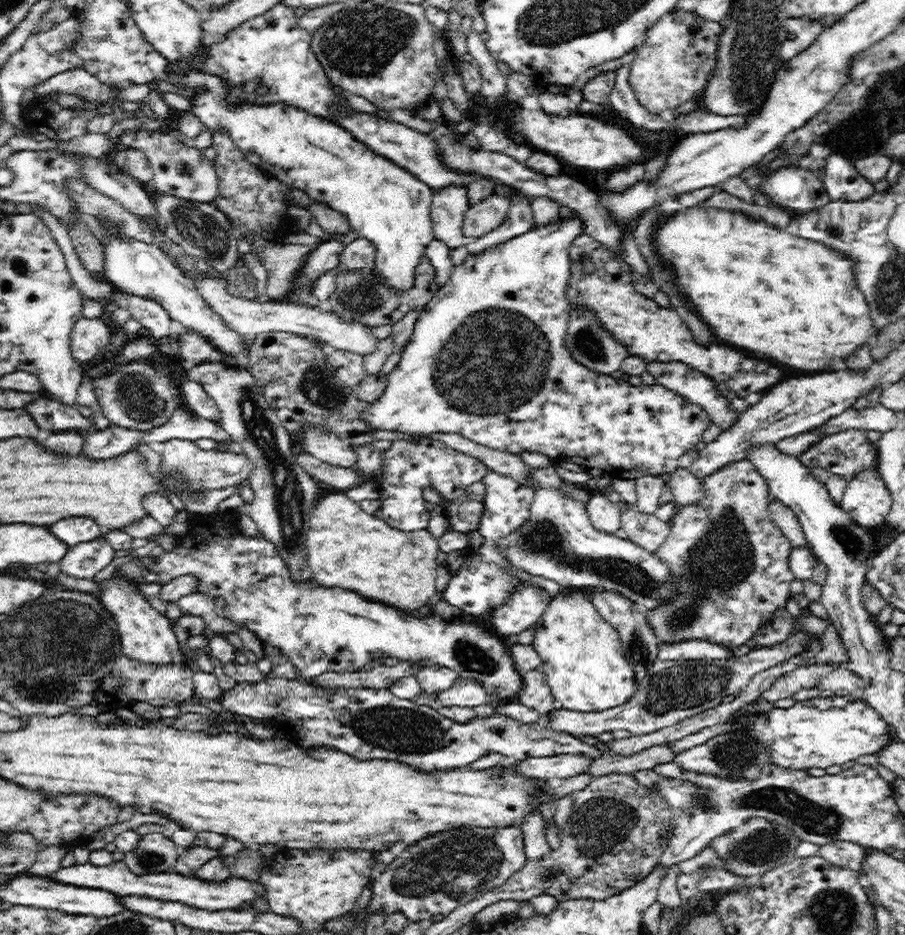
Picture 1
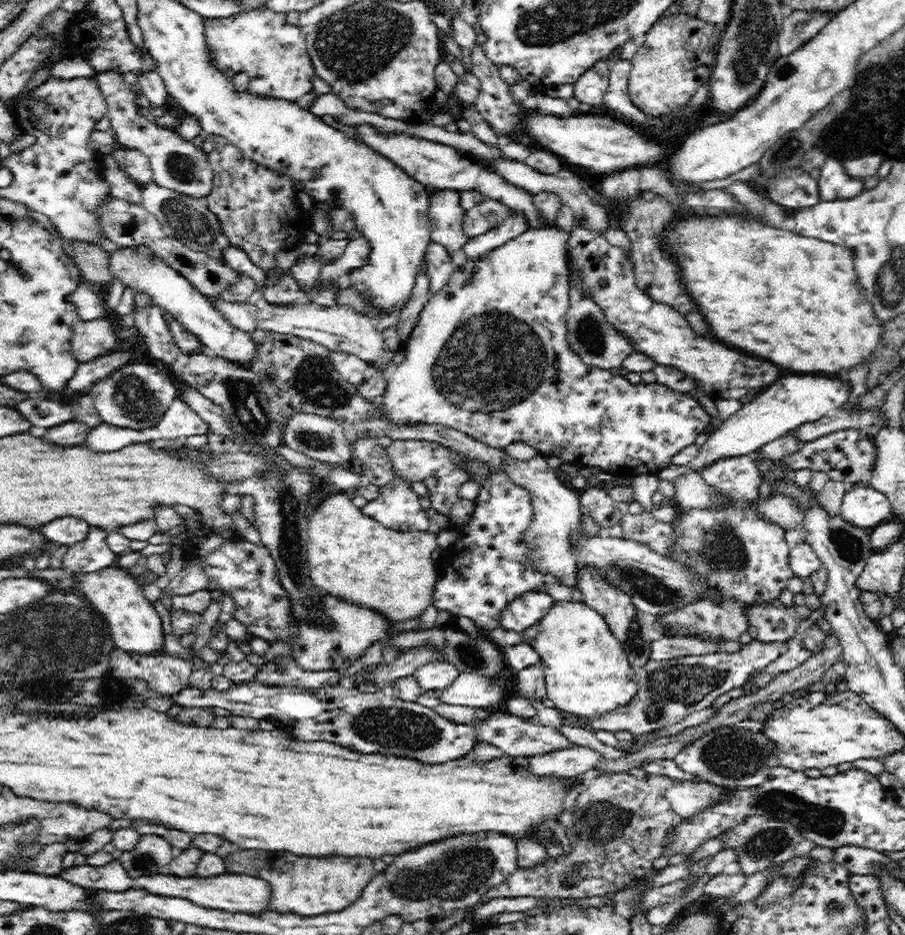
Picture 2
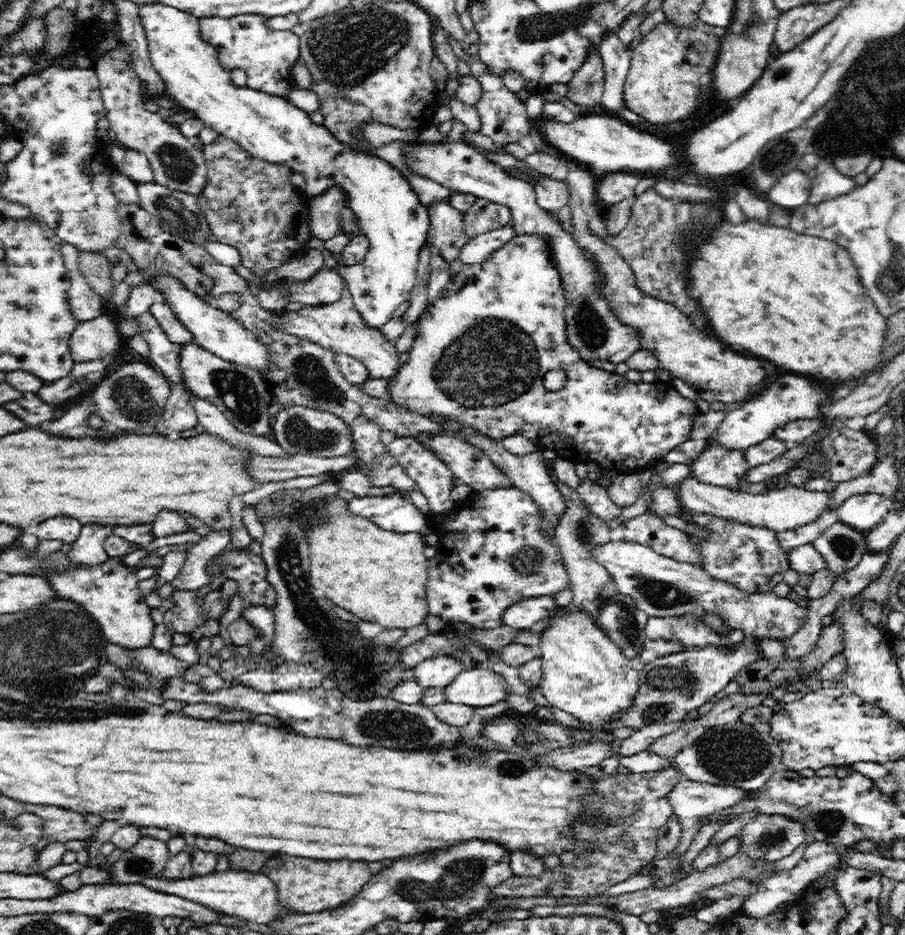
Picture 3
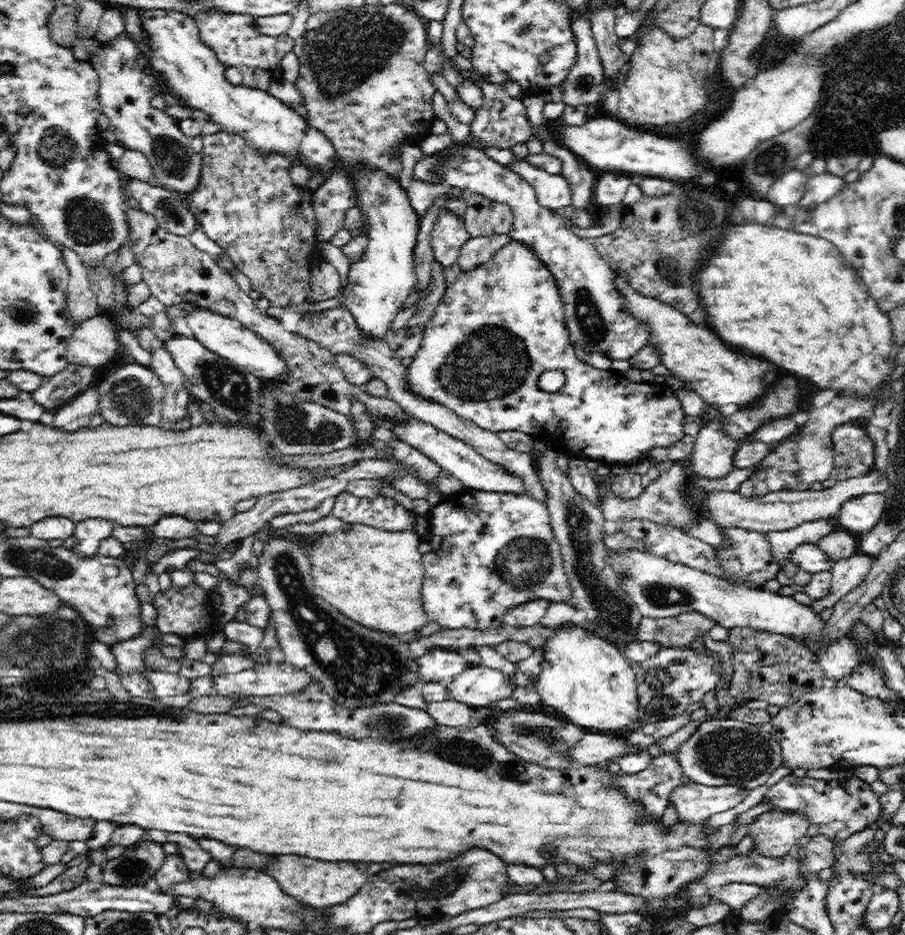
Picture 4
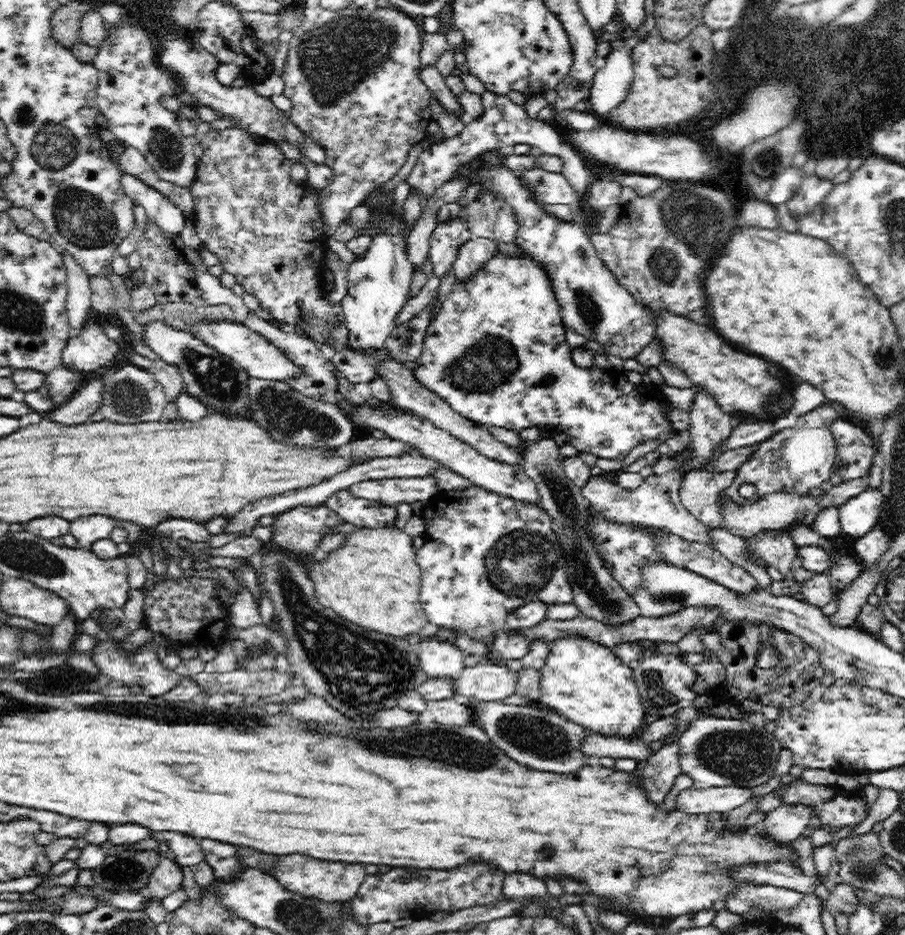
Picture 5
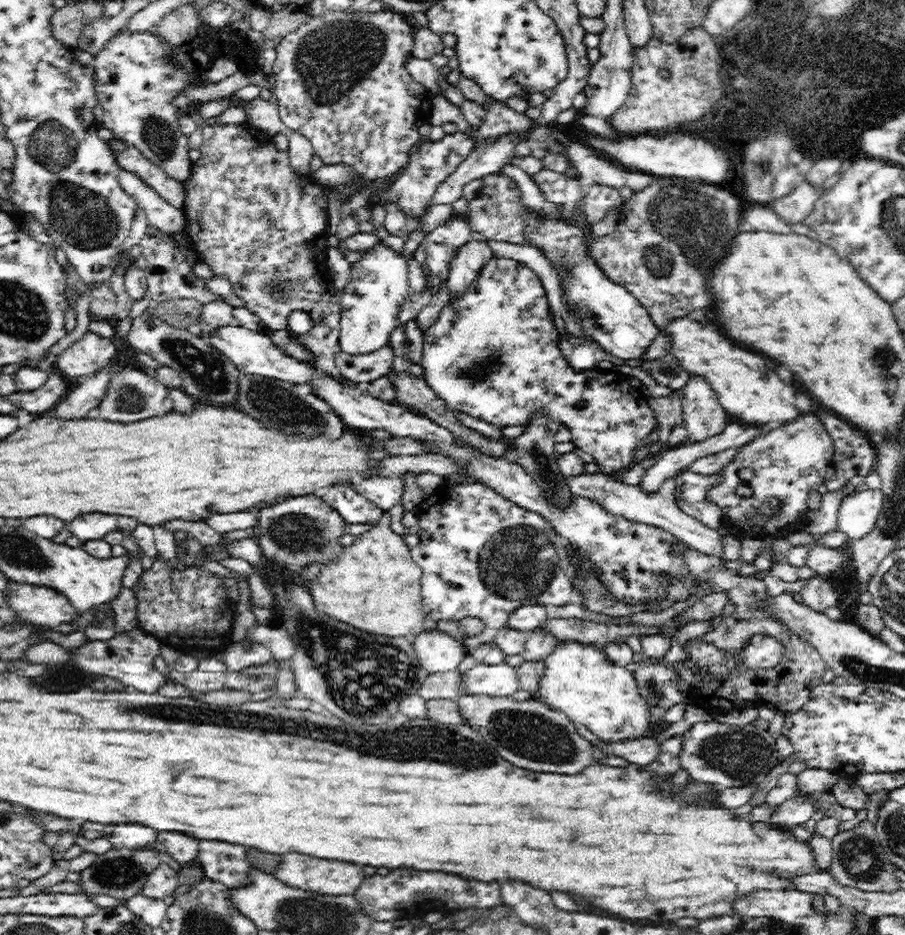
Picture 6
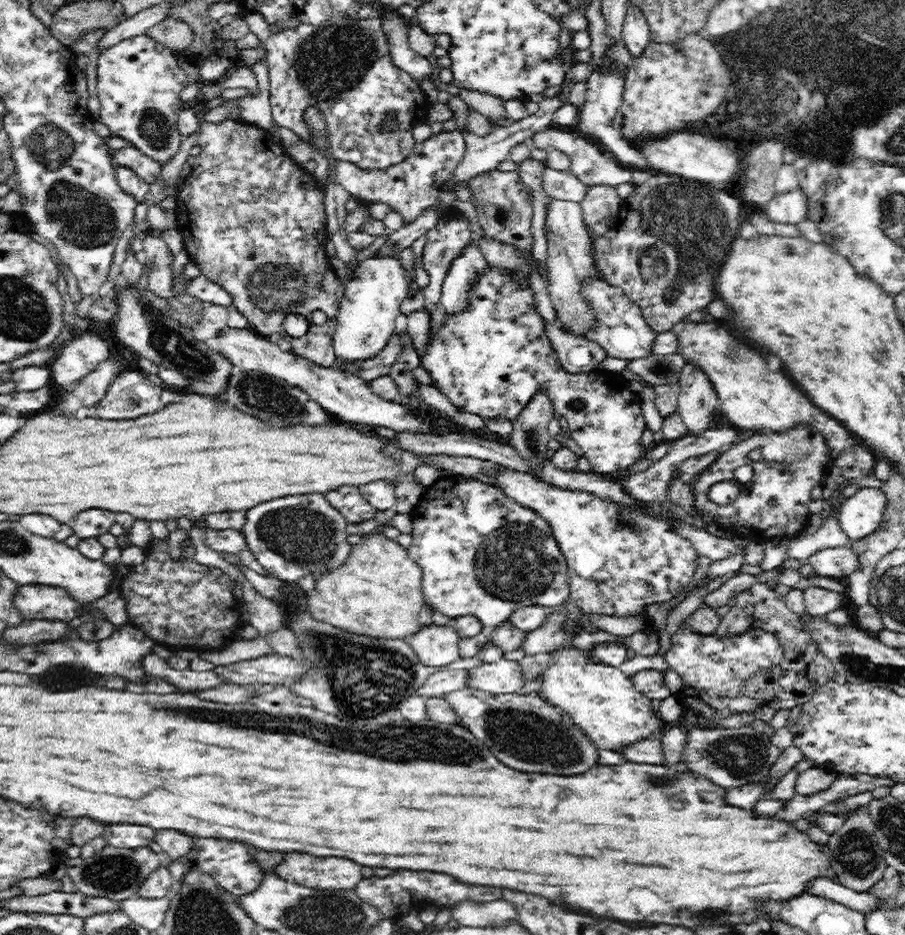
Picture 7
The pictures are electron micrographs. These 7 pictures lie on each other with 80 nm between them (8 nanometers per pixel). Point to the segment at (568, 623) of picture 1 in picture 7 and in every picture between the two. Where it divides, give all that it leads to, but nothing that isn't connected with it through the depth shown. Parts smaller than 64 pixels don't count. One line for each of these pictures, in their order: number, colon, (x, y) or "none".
2: (587, 673)
3: (585, 674)
4: (586, 679)
5: (585, 681)
6: (579, 680)
7: (602, 700)

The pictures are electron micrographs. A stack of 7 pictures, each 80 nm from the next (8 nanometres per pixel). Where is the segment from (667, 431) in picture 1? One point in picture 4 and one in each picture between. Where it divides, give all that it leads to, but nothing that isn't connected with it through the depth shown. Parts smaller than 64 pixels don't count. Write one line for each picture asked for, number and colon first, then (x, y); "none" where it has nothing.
2: (489, 356)
3: (483, 346)
4: (498, 327)

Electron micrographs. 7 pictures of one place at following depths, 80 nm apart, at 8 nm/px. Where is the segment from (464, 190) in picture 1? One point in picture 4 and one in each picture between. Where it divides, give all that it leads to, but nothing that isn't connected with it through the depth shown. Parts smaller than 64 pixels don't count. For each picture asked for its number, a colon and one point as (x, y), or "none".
2: (446, 212)
3: (447, 233)
4: (449, 234)

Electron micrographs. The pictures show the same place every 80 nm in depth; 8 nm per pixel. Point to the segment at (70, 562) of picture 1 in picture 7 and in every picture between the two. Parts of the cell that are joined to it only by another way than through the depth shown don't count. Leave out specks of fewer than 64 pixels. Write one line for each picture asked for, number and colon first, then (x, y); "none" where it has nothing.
2: (92, 554)
3: (88, 549)
4: (88, 533)
5: (88, 529)
6: (94, 526)
7: (95, 522)

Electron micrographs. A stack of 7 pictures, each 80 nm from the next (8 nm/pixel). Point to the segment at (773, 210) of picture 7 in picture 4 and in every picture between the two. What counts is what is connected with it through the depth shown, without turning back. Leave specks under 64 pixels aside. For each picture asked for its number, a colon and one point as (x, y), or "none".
4: (820, 188)
5: (813, 190)
6: (794, 208)

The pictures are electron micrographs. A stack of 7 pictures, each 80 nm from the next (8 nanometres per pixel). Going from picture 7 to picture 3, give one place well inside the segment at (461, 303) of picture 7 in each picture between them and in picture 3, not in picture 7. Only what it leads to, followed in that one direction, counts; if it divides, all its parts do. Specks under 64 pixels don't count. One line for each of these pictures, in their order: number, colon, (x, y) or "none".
3: (479, 249)
4: (477, 251)
5: (472, 255)
6: (470, 259)

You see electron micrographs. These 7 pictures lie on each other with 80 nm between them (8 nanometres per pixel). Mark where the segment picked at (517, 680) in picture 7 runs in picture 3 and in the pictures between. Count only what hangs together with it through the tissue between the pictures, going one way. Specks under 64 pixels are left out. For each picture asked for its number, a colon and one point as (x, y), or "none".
3: (476, 688)
4: (478, 686)
5: (484, 682)
6: (498, 680)

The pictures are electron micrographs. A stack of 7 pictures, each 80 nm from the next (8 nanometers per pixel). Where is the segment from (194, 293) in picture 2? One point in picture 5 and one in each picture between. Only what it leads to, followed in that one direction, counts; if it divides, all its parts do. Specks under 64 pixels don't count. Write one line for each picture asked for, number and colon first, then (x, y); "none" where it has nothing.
3: (216, 331)
4: (226, 336)
5: (257, 356)

